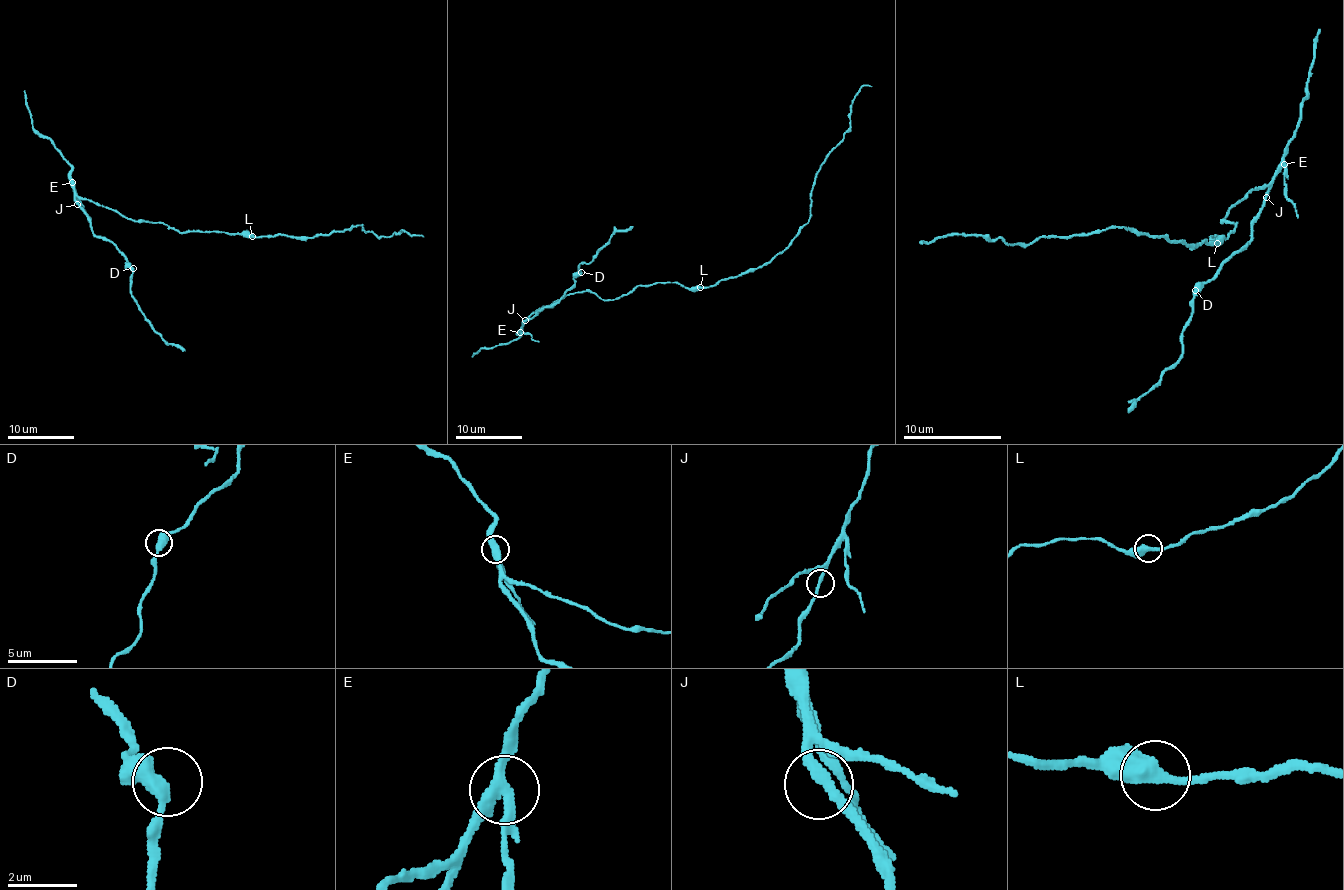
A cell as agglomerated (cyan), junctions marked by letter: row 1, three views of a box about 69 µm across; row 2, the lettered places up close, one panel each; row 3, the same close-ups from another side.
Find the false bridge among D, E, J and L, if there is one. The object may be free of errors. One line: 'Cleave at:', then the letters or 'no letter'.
Cleave at: E

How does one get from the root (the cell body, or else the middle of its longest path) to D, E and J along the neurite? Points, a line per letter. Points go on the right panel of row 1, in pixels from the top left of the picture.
D: (1215, 236), (1224, 238), (1237, 226), (1222, 221), (1237, 201), (1254, 189), (1266, 192), (1251, 238), (1195, 290)
E: (1215, 236), (1224, 238), (1237, 226), (1222, 221), (1229, 209), (1249, 192), (1261, 189), (1283, 165)
J: (1215, 236), (1224, 238), (1237, 226), (1222, 221), (1229, 209), (1249, 192), (1264, 189), (1266, 197)

